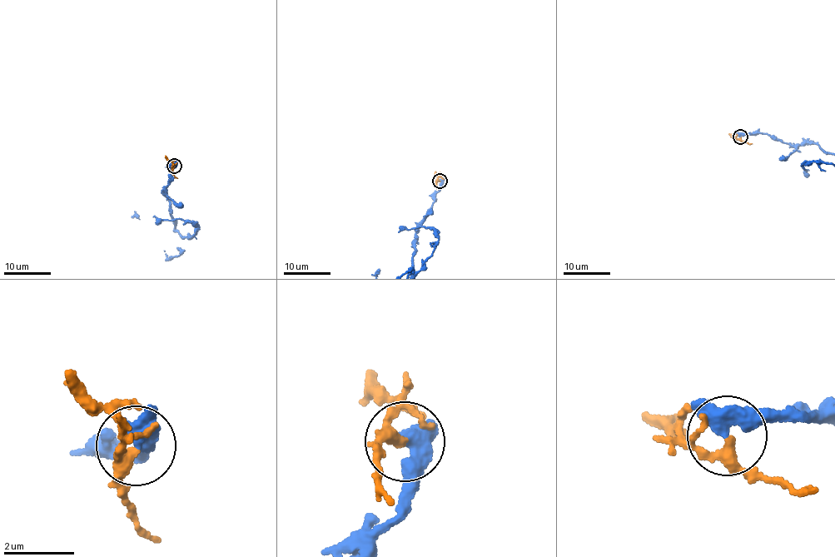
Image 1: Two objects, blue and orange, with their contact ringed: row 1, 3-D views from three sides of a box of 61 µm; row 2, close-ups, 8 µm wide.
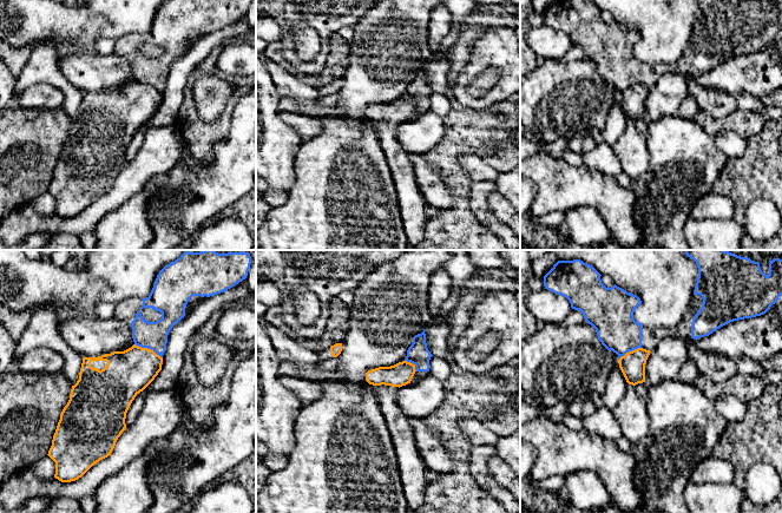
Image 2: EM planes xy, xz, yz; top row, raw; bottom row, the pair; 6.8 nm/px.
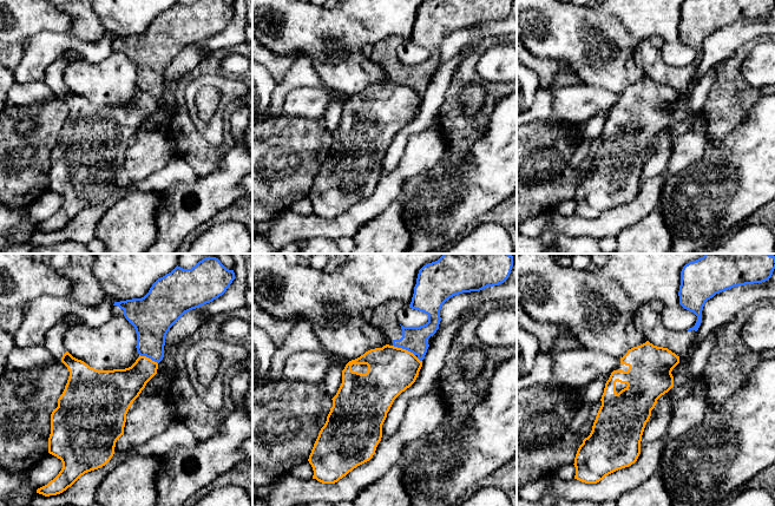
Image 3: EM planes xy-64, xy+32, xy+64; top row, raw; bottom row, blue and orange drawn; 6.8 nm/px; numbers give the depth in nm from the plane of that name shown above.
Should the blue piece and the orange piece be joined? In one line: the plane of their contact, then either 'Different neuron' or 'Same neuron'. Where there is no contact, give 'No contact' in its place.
Touches blue in xy. Different neuron

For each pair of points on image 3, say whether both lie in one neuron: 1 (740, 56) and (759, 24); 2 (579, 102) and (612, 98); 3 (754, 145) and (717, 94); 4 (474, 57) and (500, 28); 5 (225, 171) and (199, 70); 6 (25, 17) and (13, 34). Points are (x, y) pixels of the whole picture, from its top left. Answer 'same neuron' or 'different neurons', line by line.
1: different neurons
2: same neuron
3: different neurons
4: different neurons
5: different neurons
6: same neuron

